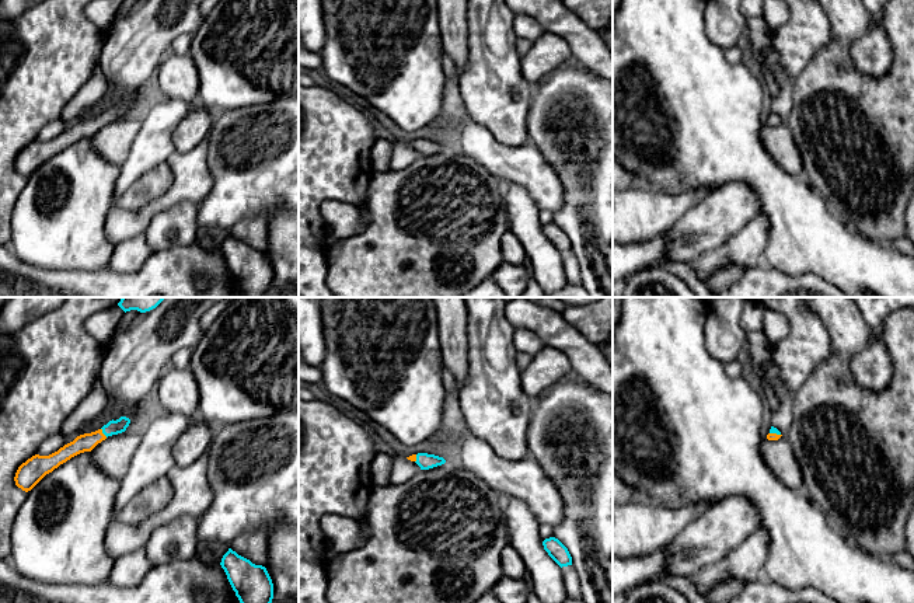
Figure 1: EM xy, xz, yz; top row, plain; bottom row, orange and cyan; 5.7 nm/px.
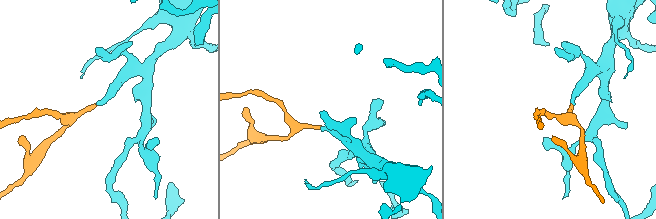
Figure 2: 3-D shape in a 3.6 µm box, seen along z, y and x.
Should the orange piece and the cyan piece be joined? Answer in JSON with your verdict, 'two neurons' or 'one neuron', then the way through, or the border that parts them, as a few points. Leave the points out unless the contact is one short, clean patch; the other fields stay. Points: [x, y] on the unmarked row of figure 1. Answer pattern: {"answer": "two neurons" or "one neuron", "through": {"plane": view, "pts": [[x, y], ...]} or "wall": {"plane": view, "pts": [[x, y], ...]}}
{"answer": "one neuron", "through": {"plane": "xy", "pts": [[87, 128], [101, 118], [117, 112]]}}

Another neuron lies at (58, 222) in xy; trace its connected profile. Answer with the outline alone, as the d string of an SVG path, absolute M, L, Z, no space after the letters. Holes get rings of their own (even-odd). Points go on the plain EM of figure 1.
M91 137L80 139L46 160L22 188L11 215L11 248L21 261L55 271L95 271L109 266L115 245L107 238L105 222L115 206L115 184L121 167L107 161L93 146Z

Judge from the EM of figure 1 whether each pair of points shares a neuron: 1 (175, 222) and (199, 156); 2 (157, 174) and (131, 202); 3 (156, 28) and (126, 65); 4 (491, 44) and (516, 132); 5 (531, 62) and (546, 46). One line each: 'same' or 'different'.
1: different
2: same
3: same
4: same
5: same

